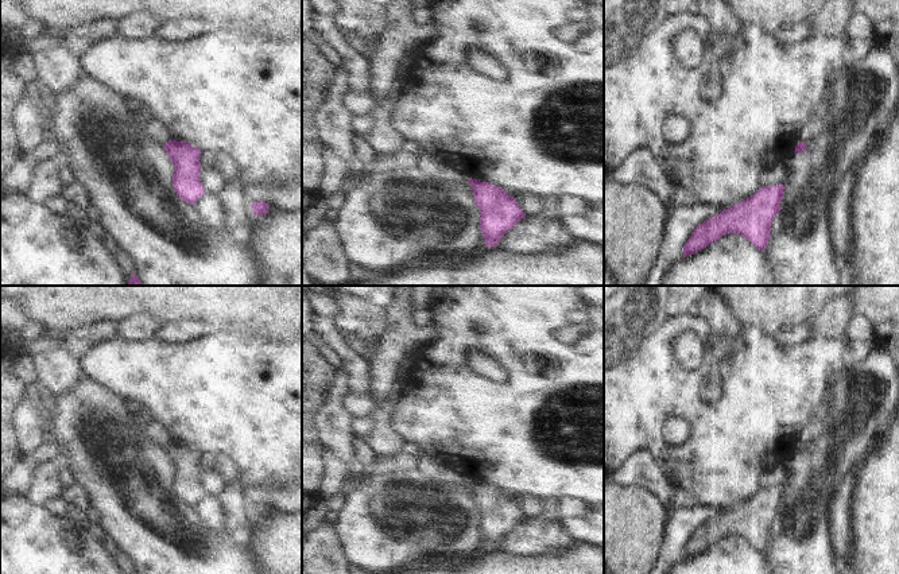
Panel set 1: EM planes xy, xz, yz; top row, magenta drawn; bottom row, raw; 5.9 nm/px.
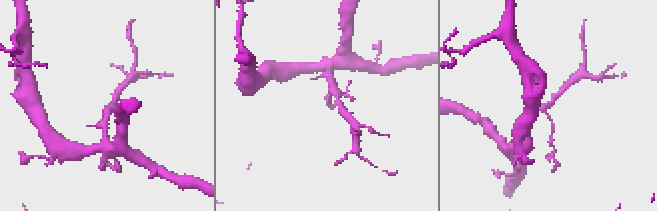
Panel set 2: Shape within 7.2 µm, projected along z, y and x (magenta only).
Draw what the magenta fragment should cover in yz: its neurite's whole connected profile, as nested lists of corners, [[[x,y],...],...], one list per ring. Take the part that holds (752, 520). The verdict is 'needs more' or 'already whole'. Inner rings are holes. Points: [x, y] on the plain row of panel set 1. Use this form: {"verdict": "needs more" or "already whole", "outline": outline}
{"verdict": "already whole", "outline": [[[784,486],[762,489],[743,504],[700,525],[683,548],[683,559],[702,552],[729,535],[743,538],[764,554],[771,540],[774,520],[782,512],[784,492]]]}

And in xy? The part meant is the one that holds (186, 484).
{"verdict": "already whole", "outline": [[[177,442],[167,443],[164,453],[175,469],[173,488],[177,497],[193,508],[205,496],[205,489],[199,481],[202,454],[187,443]]]}

